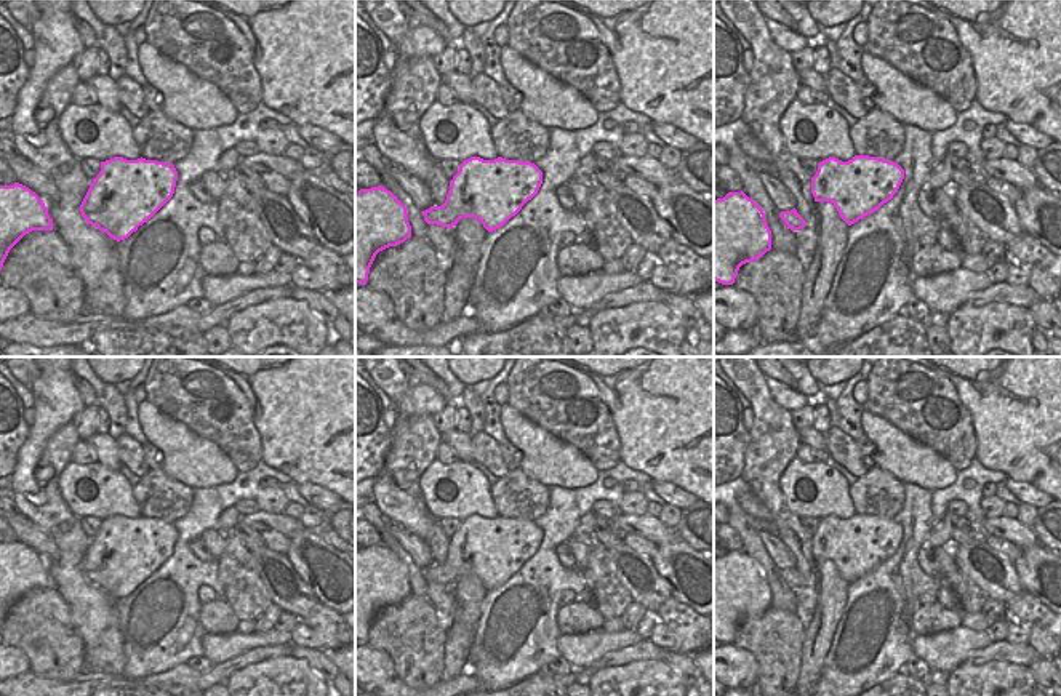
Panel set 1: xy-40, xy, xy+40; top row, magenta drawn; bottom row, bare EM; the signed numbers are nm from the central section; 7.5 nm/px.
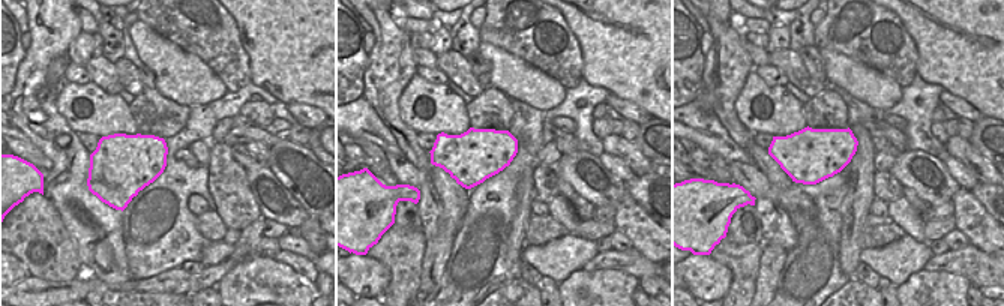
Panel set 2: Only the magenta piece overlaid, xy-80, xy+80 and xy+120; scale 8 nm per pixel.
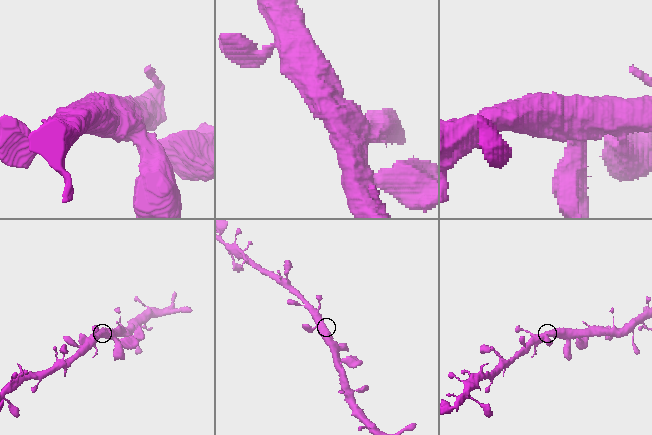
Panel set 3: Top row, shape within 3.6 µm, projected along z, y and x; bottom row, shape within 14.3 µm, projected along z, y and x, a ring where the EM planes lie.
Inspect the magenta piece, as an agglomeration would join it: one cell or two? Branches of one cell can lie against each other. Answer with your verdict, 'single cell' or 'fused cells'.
single cell

